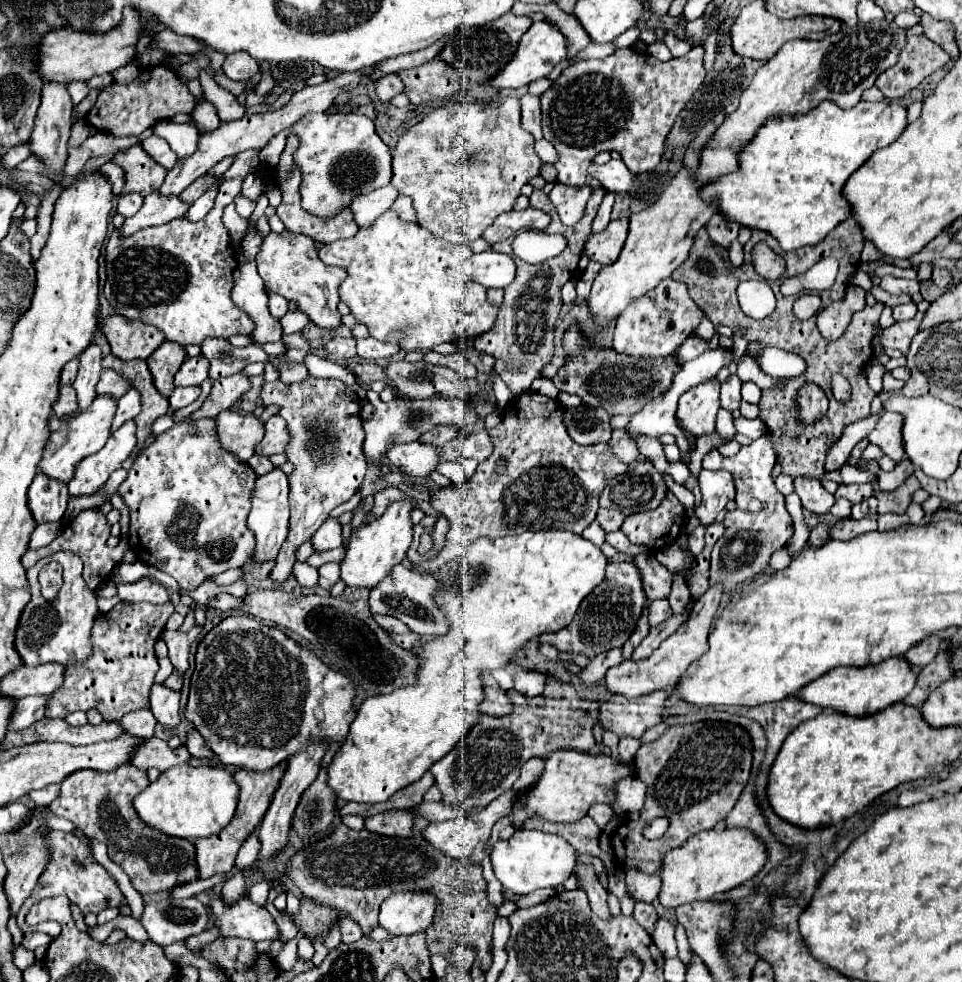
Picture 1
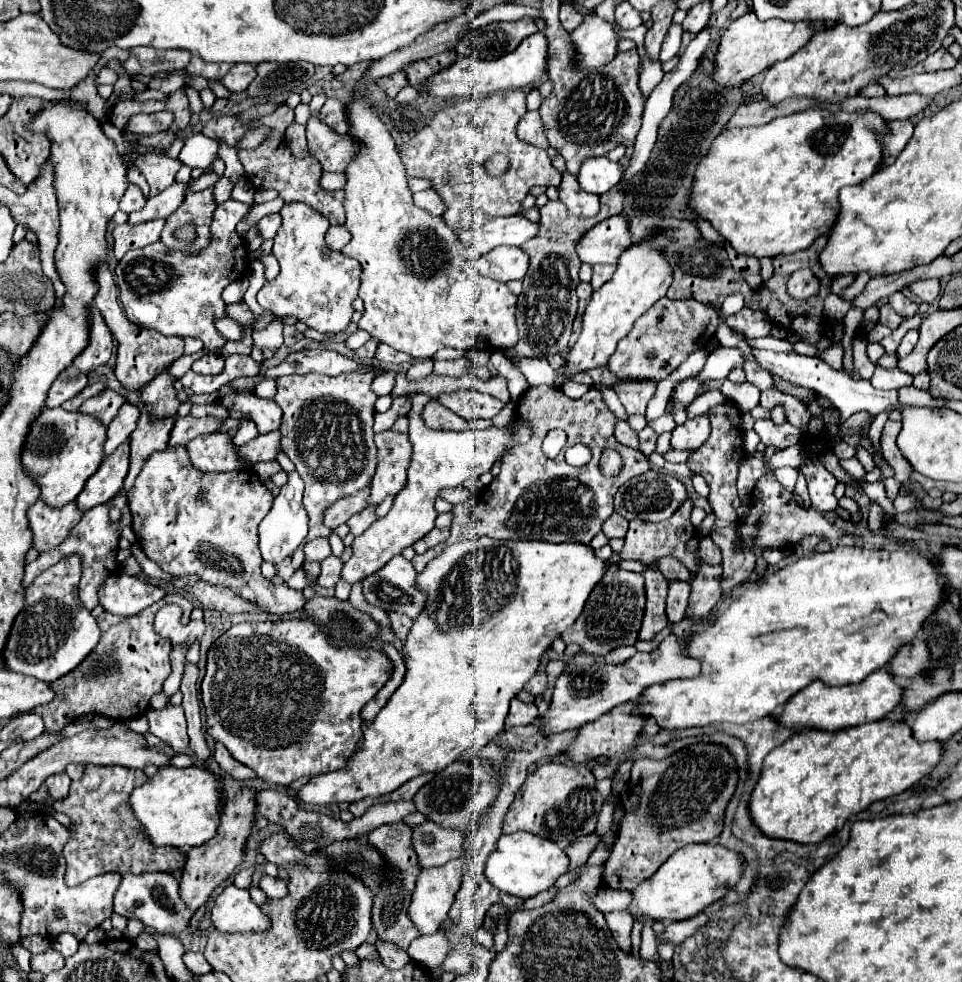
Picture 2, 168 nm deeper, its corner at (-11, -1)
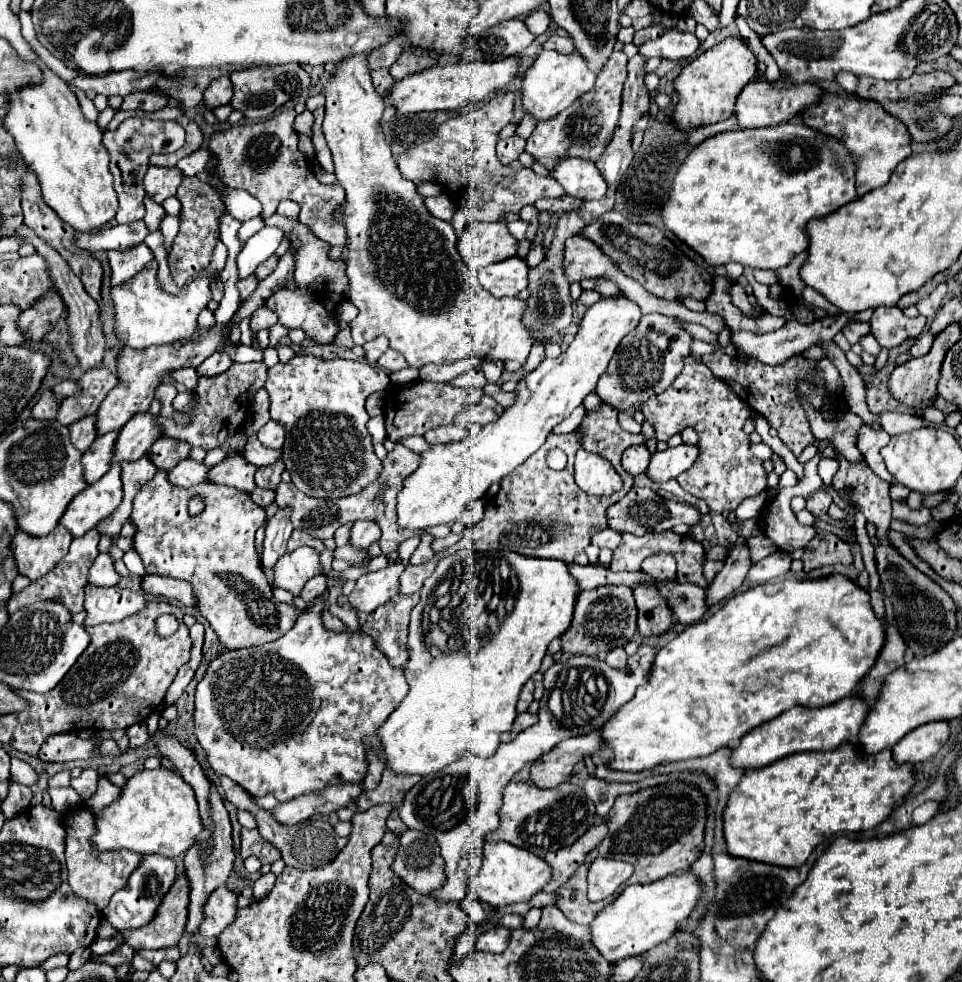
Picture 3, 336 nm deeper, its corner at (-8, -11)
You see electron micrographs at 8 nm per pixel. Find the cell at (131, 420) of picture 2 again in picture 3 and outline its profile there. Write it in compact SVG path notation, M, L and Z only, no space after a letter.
M113 431L113 435L97 437L93 445L83 453L81 465L85 483L91 485L109 471L109 455L113 455L113 439L117 439L117 433L119 431Z

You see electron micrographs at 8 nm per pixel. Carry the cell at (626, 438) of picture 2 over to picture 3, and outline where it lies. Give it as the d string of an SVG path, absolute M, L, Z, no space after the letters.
M645 444L633 445L623 453L621 465L623 465L623 469L625 469L627 473L639 475L639 473L643 473L645 467L649 465L649 459L651 459L651 453L647 451Z

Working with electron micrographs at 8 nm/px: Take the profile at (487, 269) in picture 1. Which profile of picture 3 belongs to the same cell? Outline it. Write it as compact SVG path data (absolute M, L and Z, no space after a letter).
M509 257L505 261L479 269L479 283L497 299L515 297L527 287L527 271L529 267L523 259Z

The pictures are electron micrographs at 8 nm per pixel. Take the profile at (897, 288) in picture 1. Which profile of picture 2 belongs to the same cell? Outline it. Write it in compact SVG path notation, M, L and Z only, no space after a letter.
M928 279L928 281L914 281L908 285L908 291L920 297L926 303L932 303L938 293L940 293L940 281L938 279Z

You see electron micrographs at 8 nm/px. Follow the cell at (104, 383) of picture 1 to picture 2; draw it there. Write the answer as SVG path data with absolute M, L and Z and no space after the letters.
M104 389L98 395L94 395L92 399L84 401L84 405L80 407L80 411L92 413L94 417L100 417L100 421L110 423L116 417L118 409L124 405L124 401L126 401L124 395L118 395L112 389Z

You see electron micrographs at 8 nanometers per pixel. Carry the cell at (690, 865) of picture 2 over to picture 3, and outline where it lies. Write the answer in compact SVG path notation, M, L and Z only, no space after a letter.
M683 871L677 877L669 875L647 885L629 885L613 903L603 907L589 925L591 943L609 965L615 965L627 957L641 955L649 951L649 947L655 947L657 943L669 939L669 935L677 933L679 921L689 917L699 897L701 883L689 871Z

